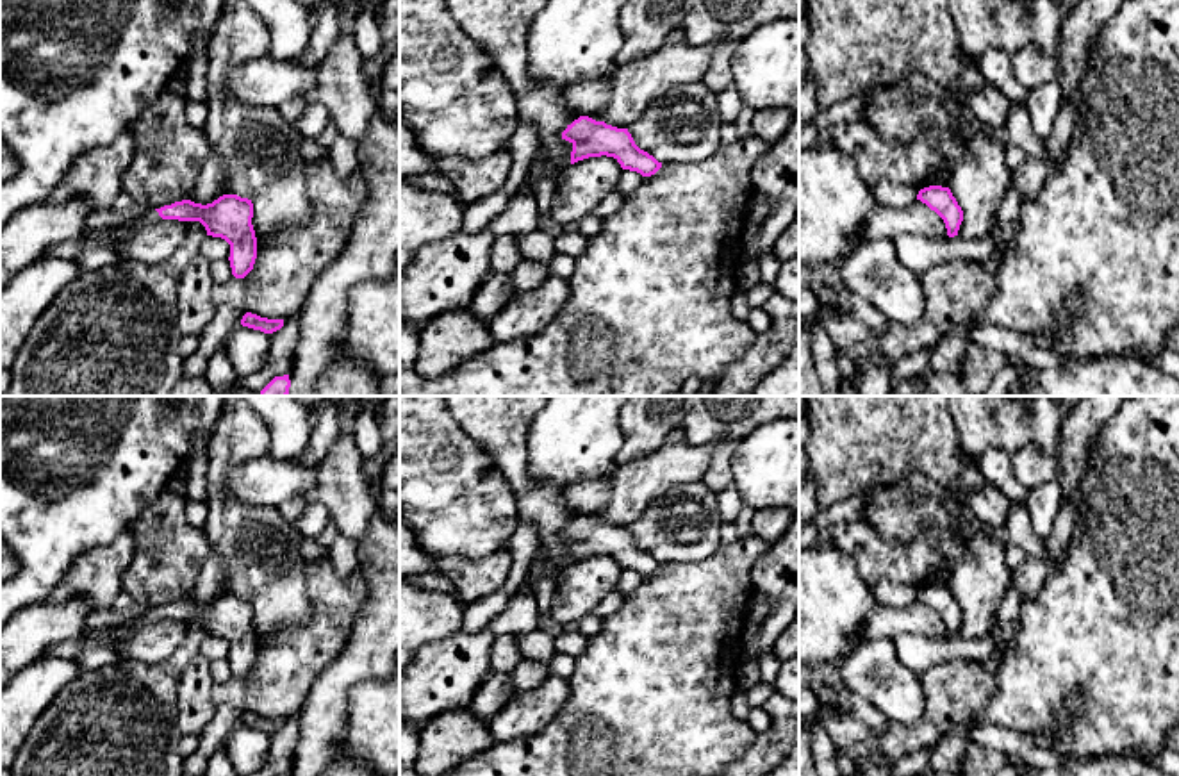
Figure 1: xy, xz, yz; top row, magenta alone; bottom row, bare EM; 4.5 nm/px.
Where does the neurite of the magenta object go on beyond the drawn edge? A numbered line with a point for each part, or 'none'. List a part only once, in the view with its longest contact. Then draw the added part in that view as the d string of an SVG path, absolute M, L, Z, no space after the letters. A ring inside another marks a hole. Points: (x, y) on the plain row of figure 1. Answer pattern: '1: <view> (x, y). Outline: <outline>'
1: xy (116, 634). Outline: M150 608L148 612L144 612L141 617L137 617L136 621L128 623L128 624L121 624L121 626L114 626L111 628L111 632L105 635L107 646L111 649L116 649L118 644L130 635L132 632L136 632L141 626L148 626L153 624L157 621L161 621L162 617L159 615L159 612L155 608Z

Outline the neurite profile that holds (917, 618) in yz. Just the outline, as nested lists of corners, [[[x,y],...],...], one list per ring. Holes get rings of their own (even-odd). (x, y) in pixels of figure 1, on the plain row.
[[[920,599],[908,607],[878,605],[865,624],[863,635],[894,639],[895,635],[913,633],[929,639],[947,635],[944,619]]]

